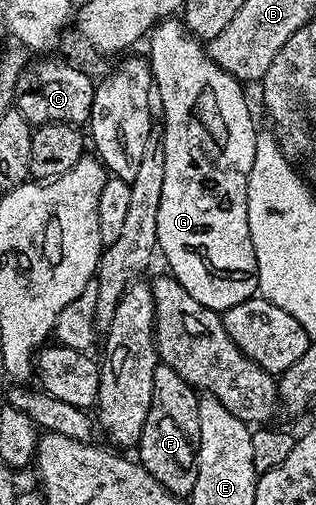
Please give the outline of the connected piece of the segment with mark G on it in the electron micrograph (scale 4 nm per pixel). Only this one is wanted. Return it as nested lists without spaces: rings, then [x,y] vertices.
[[[164,19],[160,21],[149,33],[149,42],[151,41],[151,57],[149,56],[149,64],[151,67],[151,80],[154,88],[157,90],[157,105],[163,108],[163,142],[161,142],[161,148],[165,155],[165,183],[161,183],[161,207],[157,207],[157,249],[163,257],[167,260],[170,276],[177,279],[177,283],[181,283],[181,287],[185,287],[185,291],[189,291],[189,295],[193,295],[193,299],[197,299],[197,303],[201,303],[205,307],[216,311],[222,311],[229,307],[237,307],[237,303],[245,303],[245,299],[256,296],[259,288],[259,278],[256,277],[257,271],[257,259],[255,258],[255,252],[253,251],[253,239],[249,235],[249,215],[247,214],[247,184],[249,183],[249,171],[253,171],[253,155],[255,154],[255,148],[257,147],[257,139],[255,138],[257,132],[257,126],[255,121],[251,118],[251,105],[247,102],[247,97],[243,94],[244,86],[233,75],[229,75],[219,66],[212,63],[210,57],[207,55],[204,42],[200,41],[198,37],[191,36],[187,31],[187,26],[183,24],[179,19]]]

